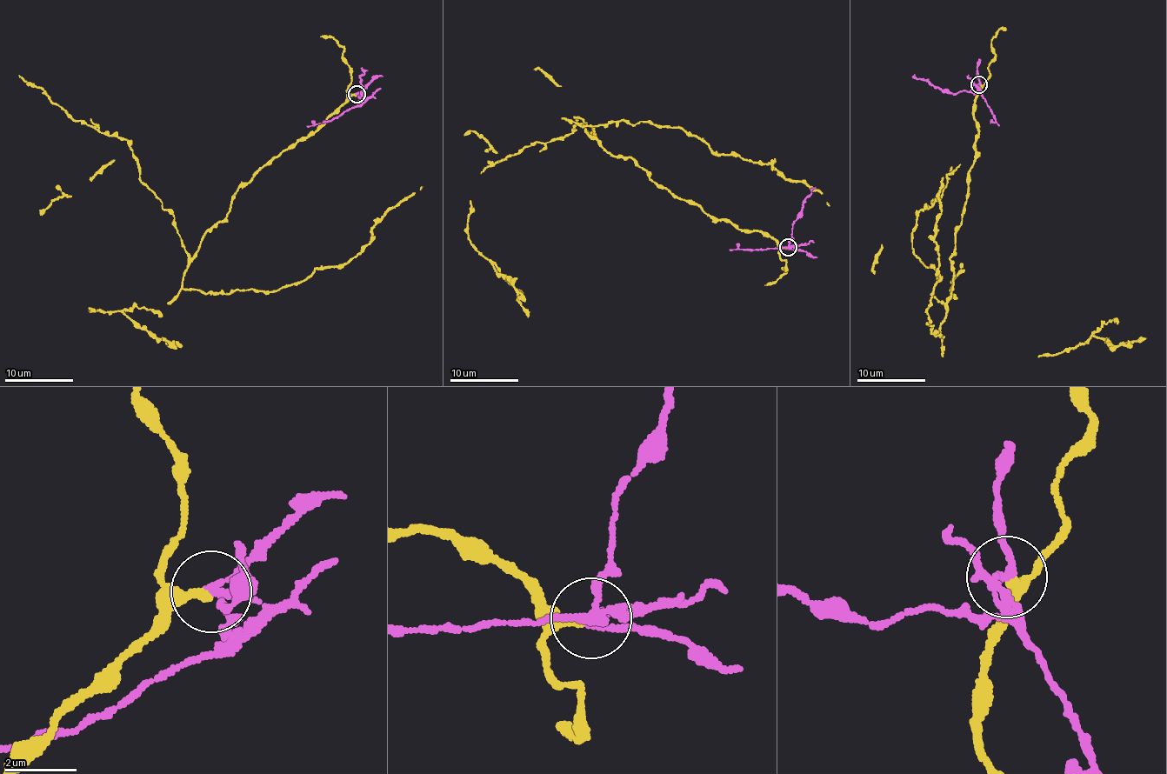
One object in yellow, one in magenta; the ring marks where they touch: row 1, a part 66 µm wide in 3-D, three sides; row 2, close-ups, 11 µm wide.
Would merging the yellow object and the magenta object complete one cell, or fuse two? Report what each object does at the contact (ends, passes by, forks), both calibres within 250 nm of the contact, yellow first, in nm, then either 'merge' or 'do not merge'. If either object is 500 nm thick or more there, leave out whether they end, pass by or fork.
yellow ends | magenta passes by | 320/180 nm | do not merge

